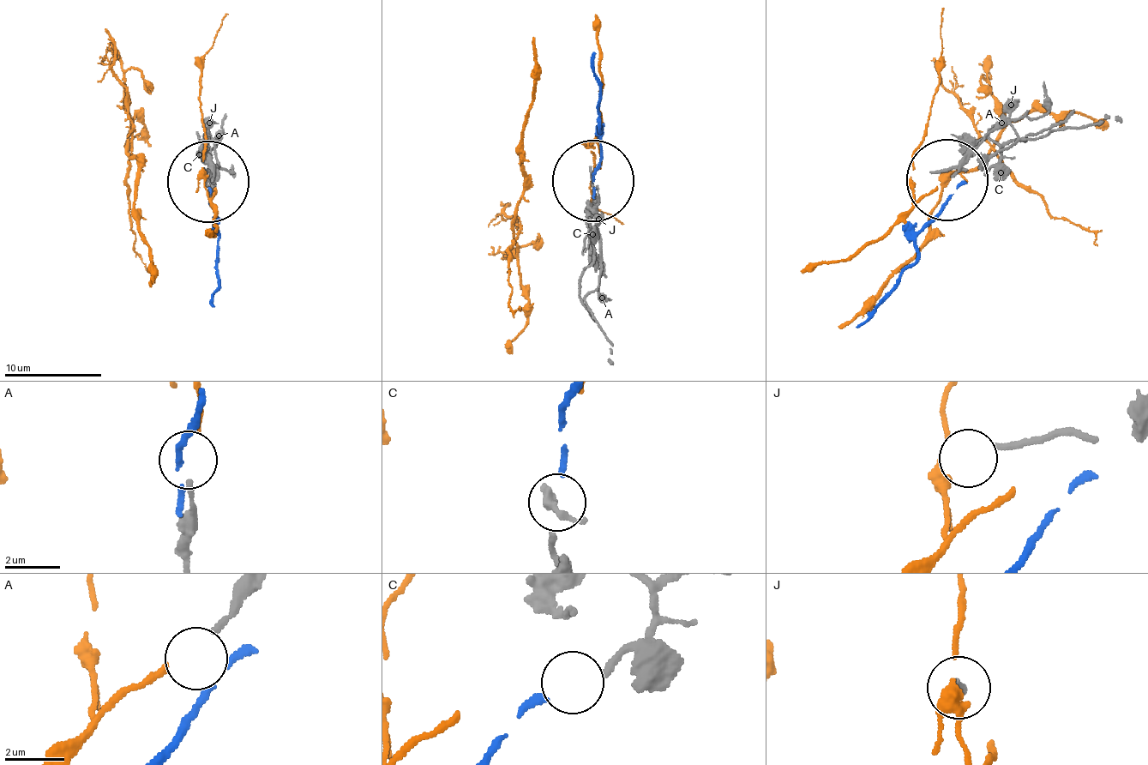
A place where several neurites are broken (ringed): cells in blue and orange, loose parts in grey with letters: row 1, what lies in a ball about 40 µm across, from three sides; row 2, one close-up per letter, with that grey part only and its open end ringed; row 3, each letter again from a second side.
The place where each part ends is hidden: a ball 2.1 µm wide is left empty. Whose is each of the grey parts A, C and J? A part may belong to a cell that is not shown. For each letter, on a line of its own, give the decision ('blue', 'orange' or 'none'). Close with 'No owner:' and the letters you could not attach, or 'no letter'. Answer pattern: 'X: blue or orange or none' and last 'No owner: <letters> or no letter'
A: orange
C: blue
J: none
No owner: J

